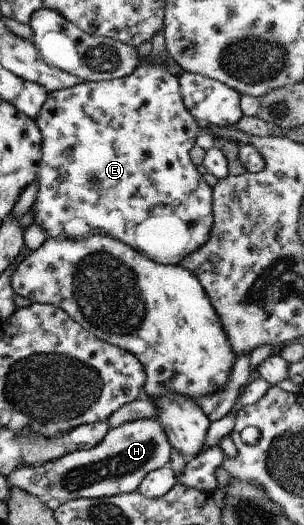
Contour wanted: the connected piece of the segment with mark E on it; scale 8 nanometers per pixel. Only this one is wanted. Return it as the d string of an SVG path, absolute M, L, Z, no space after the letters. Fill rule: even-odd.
M163 27L155 33L152 42L152 49L147 56L147 61L142 61L131 72L131 75L115 78L111 80L101 80L99 82L75 83L73 87L67 87L49 93L47 101L43 104L41 111L35 119L39 131L42 135L41 155L39 157L37 179L38 192L36 200L31 209L33 213L33 223L43 227L47 233L47 239L77 239L87 236L94 236L98 233L114 237L139 253L144 253L149 259L163 264L177 265L195 249L199 249L207 239L211 237L211 227L213 227L213 188L209 186L199 171L193 164L189 151L195 145L197 137L204 132L204 126L197 121L185 107L180 94L180 83L178 77L167 69L168 53L166 41L163 35Z

